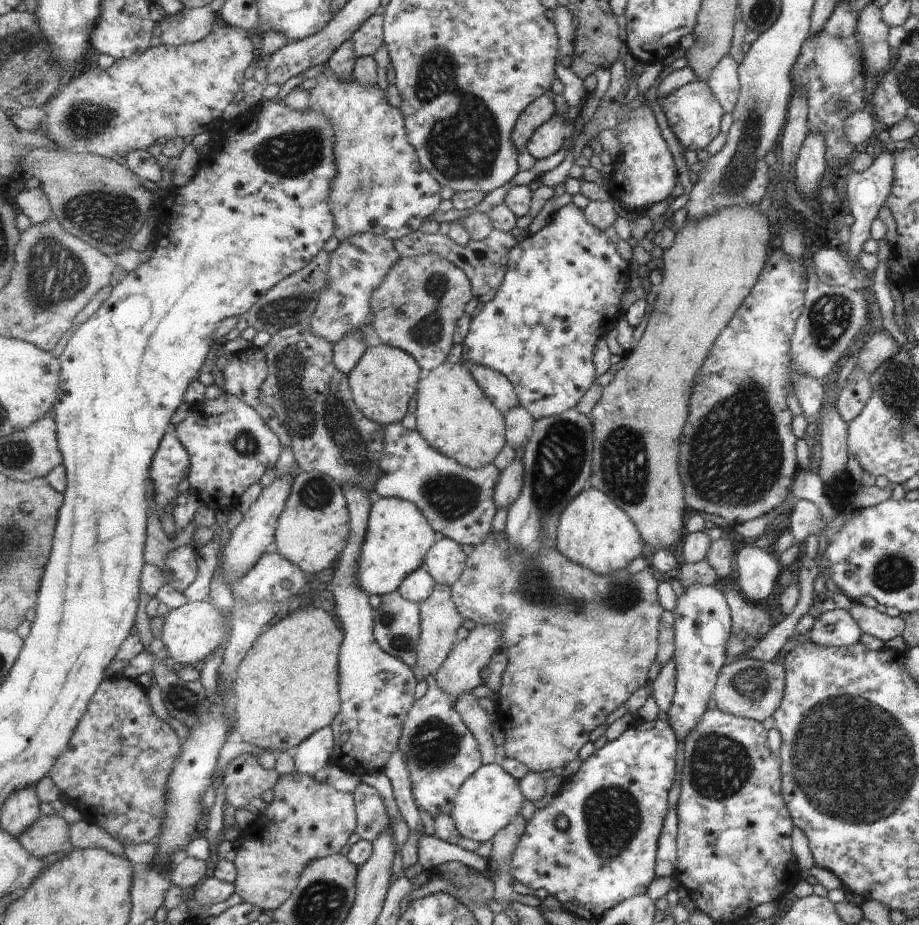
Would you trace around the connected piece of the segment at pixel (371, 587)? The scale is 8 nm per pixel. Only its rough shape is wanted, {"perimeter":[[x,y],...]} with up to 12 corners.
{"perimeter":[[410,501],[373,504],[359,586],[385,596],[425,567],[437,532]]}

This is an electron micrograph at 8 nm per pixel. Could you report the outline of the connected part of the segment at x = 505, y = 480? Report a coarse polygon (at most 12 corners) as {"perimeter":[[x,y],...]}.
{"perimeter":[[524,461],[502,471],[495,492],[498,509],[509,508],[521,496]]}

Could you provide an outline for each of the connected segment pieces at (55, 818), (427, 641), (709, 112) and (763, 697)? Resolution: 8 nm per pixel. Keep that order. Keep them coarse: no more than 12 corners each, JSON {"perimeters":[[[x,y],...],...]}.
{"perimeters":[[[41,815],[19,843],[38,859],[69,846],[70,823]],[[436,582],[420,603],[417,681],[437,675],[463,616],[452,587]],[[695,80],[654,105],[687,151],[720,133],[722,106]],[[738,659],[718,673],[714,708],[760,723],[779,707],[781,664]]]}

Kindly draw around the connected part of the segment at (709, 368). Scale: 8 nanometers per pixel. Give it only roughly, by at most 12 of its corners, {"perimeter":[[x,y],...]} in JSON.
{"perimeter":[[781,248],[719,332],[683,432],[689,512],[777,510],[796,471]]}

